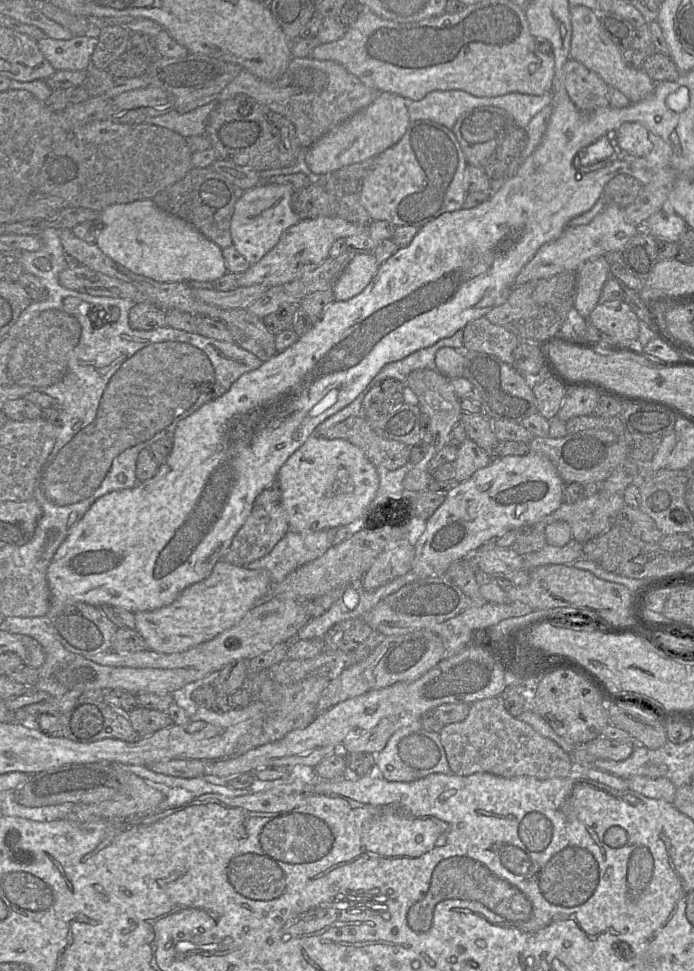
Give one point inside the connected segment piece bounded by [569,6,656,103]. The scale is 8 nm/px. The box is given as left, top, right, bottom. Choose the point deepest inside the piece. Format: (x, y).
(589, 45)

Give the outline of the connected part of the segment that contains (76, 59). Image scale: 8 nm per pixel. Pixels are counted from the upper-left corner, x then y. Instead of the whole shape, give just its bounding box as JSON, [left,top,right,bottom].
[37,36,97,71]

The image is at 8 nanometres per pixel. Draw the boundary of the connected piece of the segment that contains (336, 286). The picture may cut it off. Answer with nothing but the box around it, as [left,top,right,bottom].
[332,255,379,301]

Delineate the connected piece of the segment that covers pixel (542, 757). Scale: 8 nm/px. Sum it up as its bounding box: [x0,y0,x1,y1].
[439,697,575,779]

